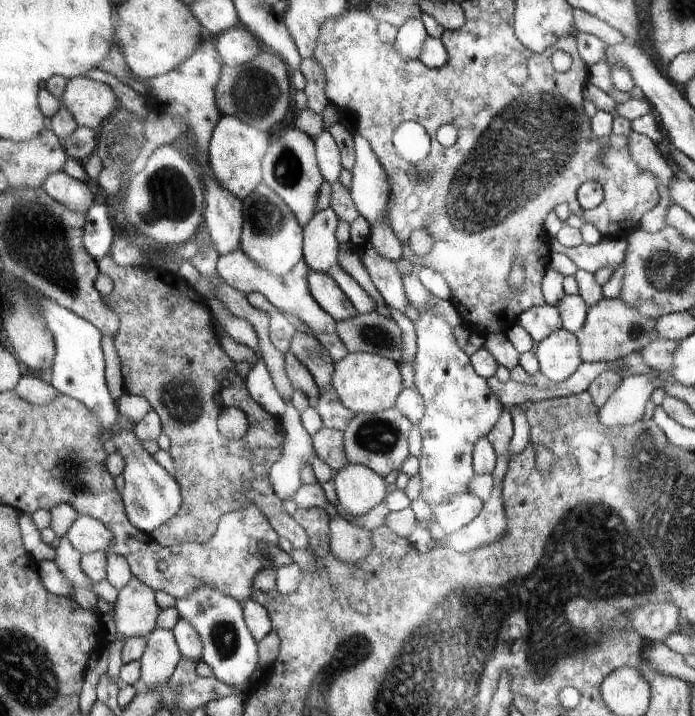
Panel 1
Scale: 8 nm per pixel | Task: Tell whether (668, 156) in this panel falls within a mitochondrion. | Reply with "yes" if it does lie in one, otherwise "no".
no

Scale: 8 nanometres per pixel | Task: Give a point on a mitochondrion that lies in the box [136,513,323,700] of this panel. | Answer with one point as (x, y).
(225, 638)

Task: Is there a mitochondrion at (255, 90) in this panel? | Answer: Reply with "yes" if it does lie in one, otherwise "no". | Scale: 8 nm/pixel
yes

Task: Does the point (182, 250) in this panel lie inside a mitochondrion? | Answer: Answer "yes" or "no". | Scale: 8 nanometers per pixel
no

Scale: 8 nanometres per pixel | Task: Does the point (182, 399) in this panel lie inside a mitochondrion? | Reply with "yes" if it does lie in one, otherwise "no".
yes

